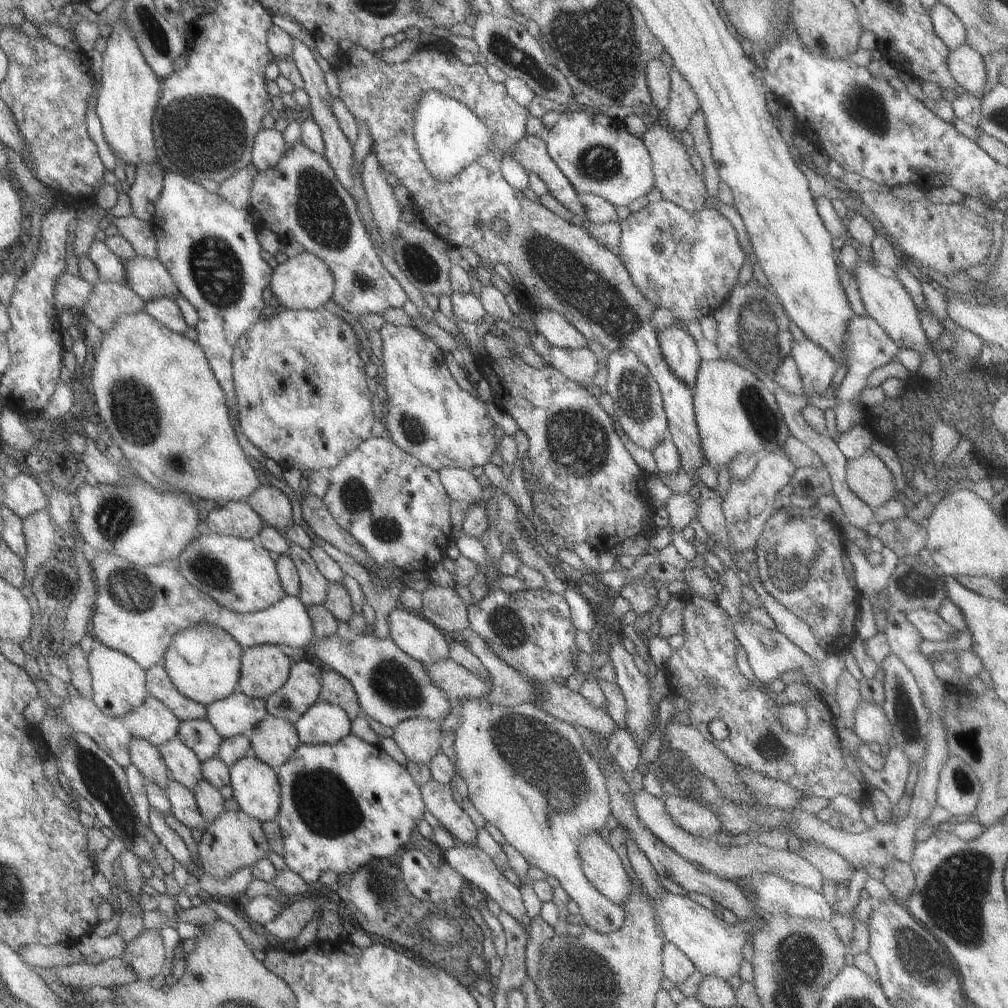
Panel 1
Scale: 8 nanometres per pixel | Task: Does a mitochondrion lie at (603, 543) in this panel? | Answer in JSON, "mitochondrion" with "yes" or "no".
{"mitochondrion":"no"}

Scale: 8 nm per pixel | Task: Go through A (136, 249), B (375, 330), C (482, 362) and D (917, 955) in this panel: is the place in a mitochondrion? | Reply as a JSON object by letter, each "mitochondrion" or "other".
{"A":"other","B":"other","C":"other","D":"mitochondrion"}

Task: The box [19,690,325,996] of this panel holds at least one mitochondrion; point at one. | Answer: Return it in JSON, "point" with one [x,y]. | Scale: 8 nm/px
{"point":[97,777]}

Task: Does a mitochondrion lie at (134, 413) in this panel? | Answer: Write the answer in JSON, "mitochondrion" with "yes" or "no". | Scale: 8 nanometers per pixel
{"mitochondrion":"yes"}

